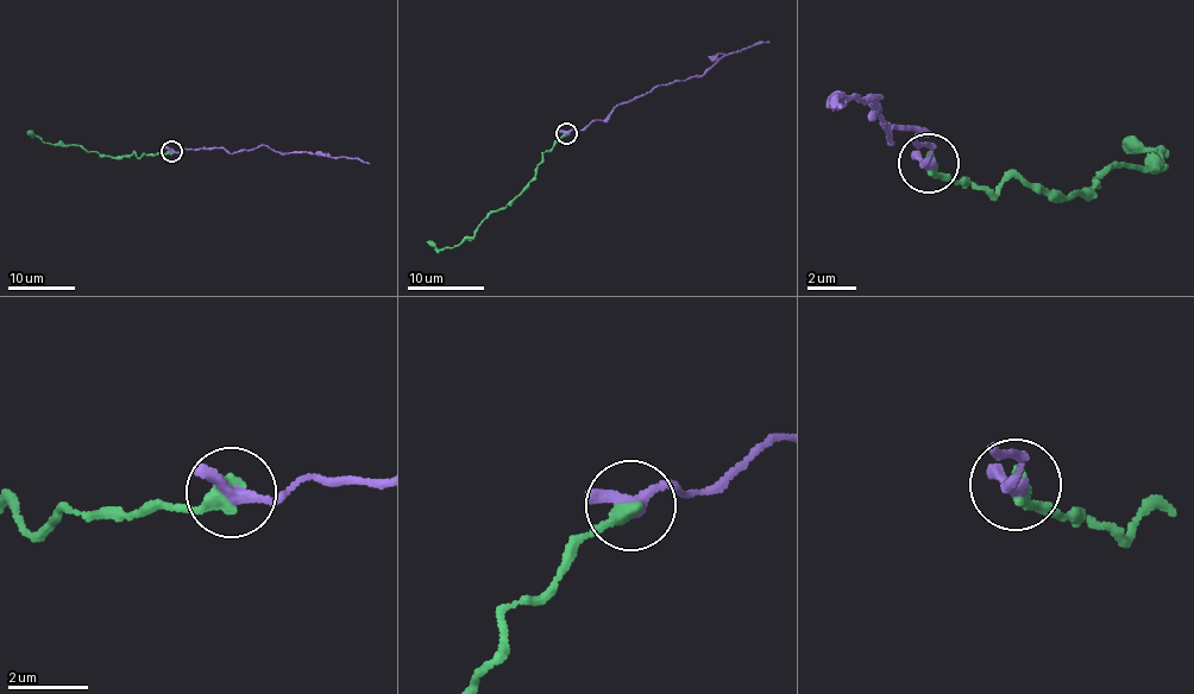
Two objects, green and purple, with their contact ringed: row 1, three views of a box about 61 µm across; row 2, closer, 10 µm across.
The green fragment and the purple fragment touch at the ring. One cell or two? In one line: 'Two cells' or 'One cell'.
Two cells

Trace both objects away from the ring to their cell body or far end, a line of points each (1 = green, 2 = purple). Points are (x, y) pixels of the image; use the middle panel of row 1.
1: (566, 132), (545, 151), (536, 175), (511, 201), (483, 221), (473, 234), (457, 245), (437, 250), (426, 243)
2: (566, 132), (583, 130), (594, 121), (604, 119), (614, 109), (655, 87), (702, 76), (724, 56), (768, 42)

